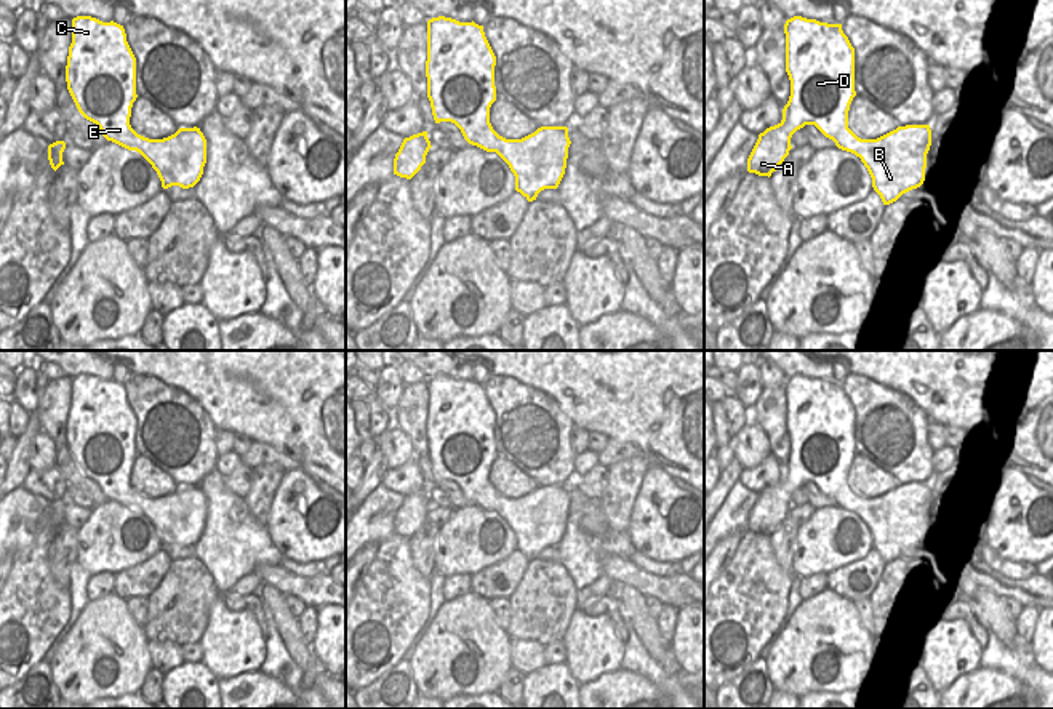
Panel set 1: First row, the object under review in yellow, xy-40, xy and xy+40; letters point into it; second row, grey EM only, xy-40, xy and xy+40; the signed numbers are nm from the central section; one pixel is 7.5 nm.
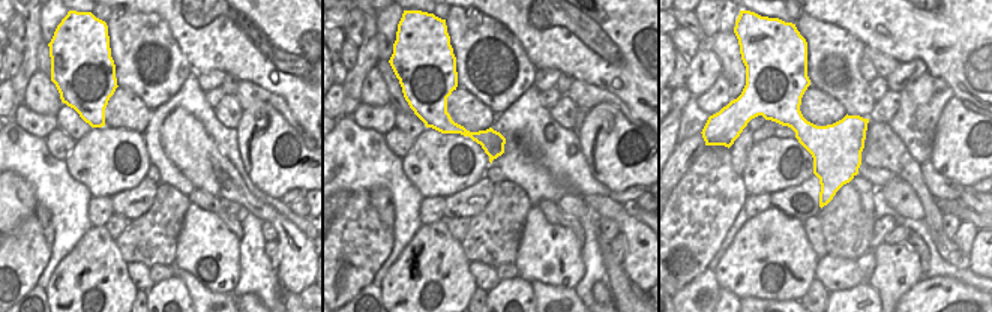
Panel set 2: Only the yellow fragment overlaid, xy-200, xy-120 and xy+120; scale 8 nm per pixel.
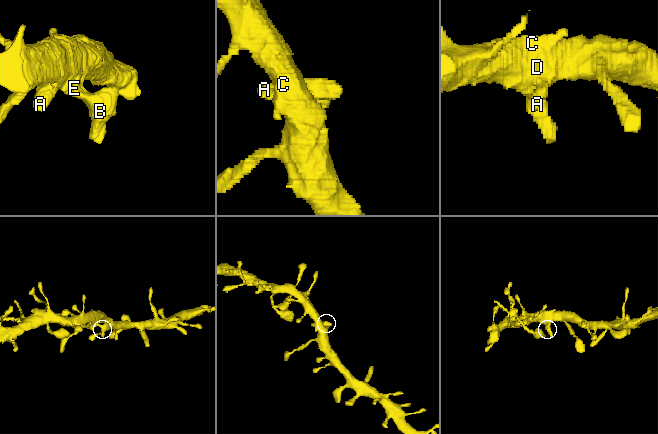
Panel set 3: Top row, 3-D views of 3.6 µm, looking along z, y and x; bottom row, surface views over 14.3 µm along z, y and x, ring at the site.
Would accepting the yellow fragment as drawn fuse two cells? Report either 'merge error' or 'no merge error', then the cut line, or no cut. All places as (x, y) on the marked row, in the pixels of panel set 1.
no merge error | no cut

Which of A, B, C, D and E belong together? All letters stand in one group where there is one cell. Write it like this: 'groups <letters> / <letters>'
groups A B C D E

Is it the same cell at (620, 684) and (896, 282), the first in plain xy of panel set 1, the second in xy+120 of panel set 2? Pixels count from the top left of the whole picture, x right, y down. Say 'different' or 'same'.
different

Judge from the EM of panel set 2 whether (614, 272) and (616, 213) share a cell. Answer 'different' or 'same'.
different

